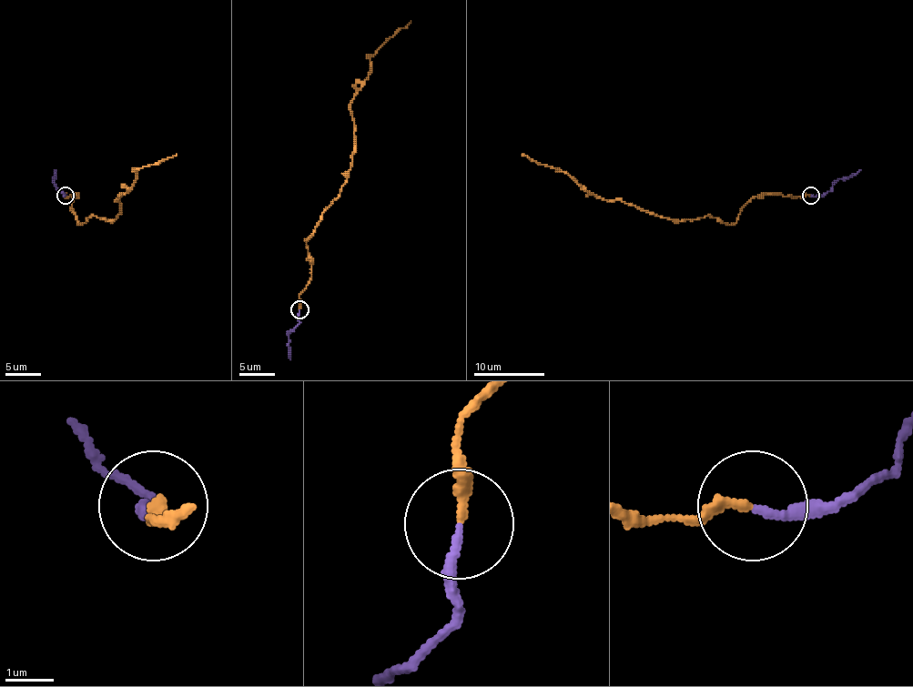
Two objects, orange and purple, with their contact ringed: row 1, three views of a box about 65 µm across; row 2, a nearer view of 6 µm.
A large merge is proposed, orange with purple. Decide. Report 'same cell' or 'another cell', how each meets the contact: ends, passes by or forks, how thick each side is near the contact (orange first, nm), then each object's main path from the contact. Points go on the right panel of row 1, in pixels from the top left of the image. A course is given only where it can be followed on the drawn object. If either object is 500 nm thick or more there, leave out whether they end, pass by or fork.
same cell; orange ends there; purple ends there; 200 nm thick on the orange side, 170 nm on the other; orange runs (811, 195), (758, 195), (727, 225), (705, 216), (673, 221), (620, 200), (602, 200), (557, 170), (522, 154); purple runs (811, 195), (824, 197), (836, 182), (856, 175), (860, 170)

